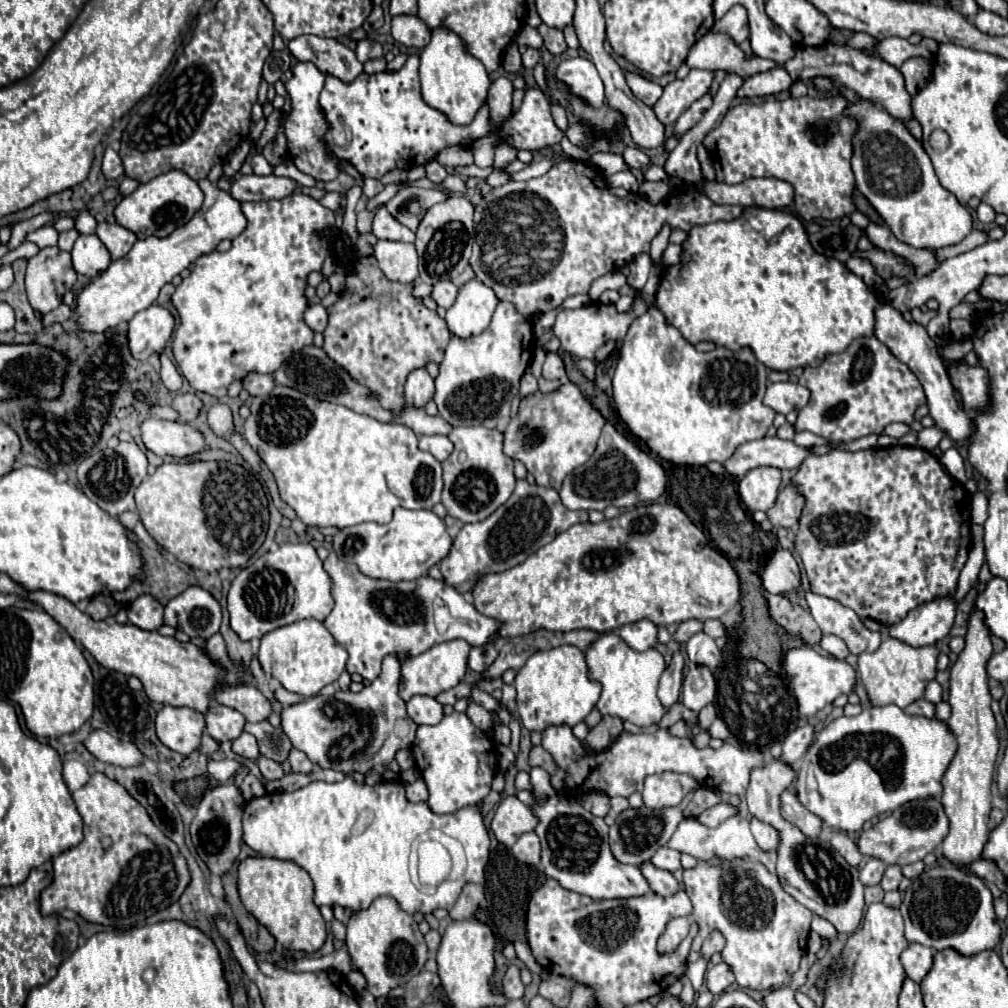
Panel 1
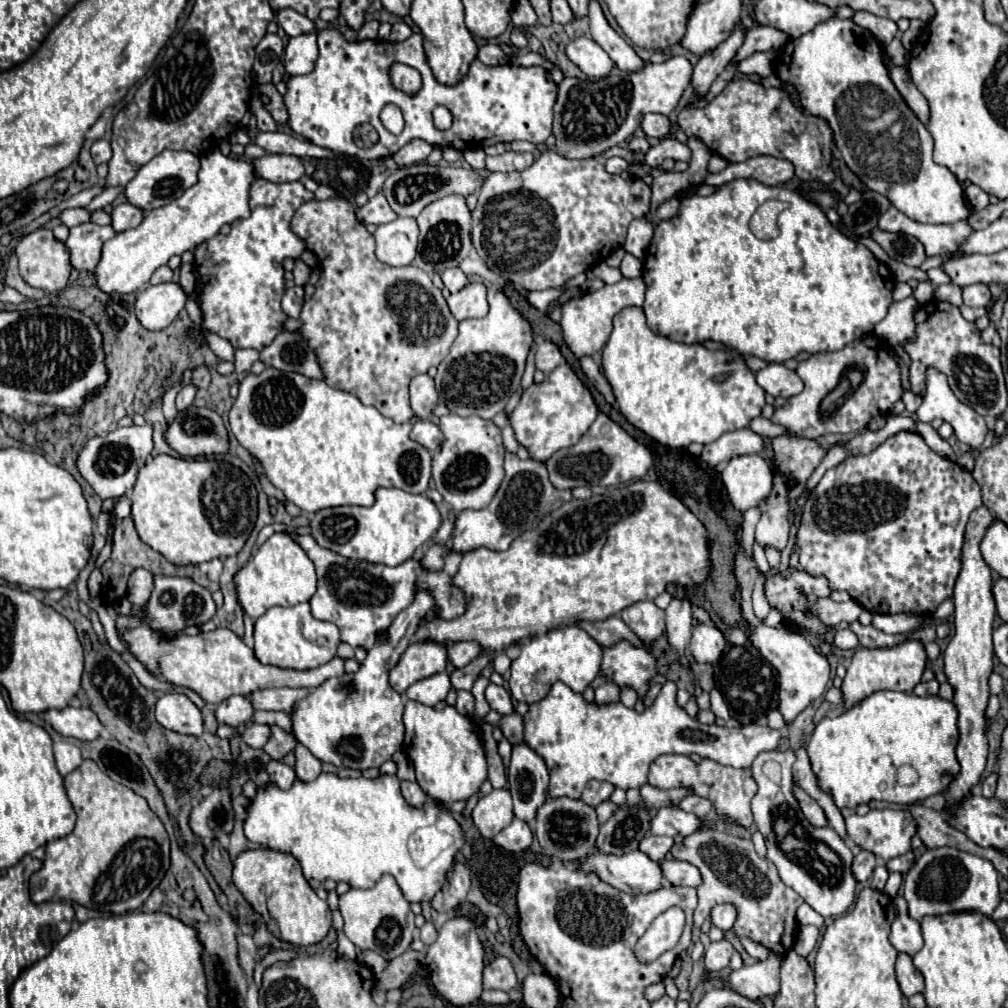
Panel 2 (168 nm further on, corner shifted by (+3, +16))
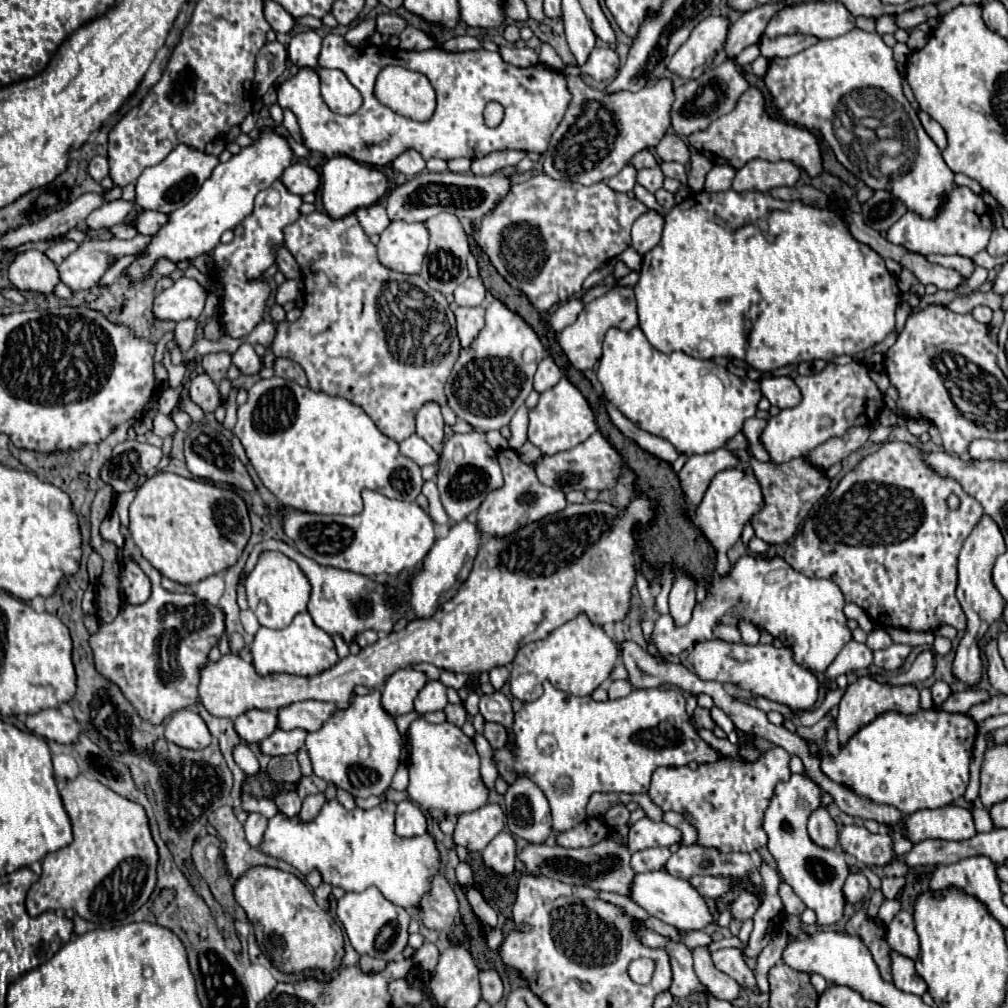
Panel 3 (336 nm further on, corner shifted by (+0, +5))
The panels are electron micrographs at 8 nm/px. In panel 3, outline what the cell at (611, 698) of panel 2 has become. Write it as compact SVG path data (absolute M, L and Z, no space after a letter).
M612 681L612 683L608 685L608 695L610 695L610 699L626 697L630 691L632 691L632 685L630 685L628 681Z

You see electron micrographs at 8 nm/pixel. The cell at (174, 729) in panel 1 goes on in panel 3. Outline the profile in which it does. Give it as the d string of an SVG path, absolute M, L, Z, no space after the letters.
M182 709L166 721L166 739L186 749L204 749L210 745L210 731L194 709Z

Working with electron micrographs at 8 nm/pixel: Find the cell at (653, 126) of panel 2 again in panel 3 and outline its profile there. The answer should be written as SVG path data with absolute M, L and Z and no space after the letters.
M664 135L662 141L656 145L656 153L662 161L678 161L686 165L690 161L690 149L678 135Z

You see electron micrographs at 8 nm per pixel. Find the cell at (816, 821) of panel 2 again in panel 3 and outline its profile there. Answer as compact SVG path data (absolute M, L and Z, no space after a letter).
M824 807L816 809L810 815L808 821L808 833L810 839L824 849L838 849L838 831L836 831L836 823L834 819L828 815L828 811Z

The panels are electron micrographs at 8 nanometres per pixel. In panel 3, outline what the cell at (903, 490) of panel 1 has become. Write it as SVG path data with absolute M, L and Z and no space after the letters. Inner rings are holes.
M888 441L884 443L876 453L864 457L856 469L852 469L850 473L844 475L844 479L838 483L838 487L826 497L826 501L818 507L818 511L806 519L802 531L794 537L794 541L790 543L790 549L786 549L784 559L802 575L806 577L826 577L832 579L834 583L838 583L838 587L844 593L846 603L856 603L858 607L864 609L864 613L870 617L872 623L878 623L882 627L904 627L908 631L936 631L940 625L952 625L958 633L962 633L966 629L966 615L954 595L956 591L956 563L958 563L958 553L960 547L964 543L964 539L970 535L970 531L974 529L974 525L980 521L980 517L984 515L982 505L970 497L954 479L942 479L938 477L930 467L924 465L922 461L924 451L910 445L910 443L902 443L902 441ZM950 493L956 493L960 497L960 509L958 511L950 511L946 505L946 497Z

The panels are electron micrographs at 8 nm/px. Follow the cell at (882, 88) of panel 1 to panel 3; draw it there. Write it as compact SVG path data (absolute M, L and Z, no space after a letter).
M920 111L918 117L920 117L920 121L922 121L926 133L932 137L932 141L940 147L940 151L944 151L948 143L946 143L946 133L944 133L944 129L940 127L940 123L936 123L936 121L934 121L928 113L924 113L924 111Z

